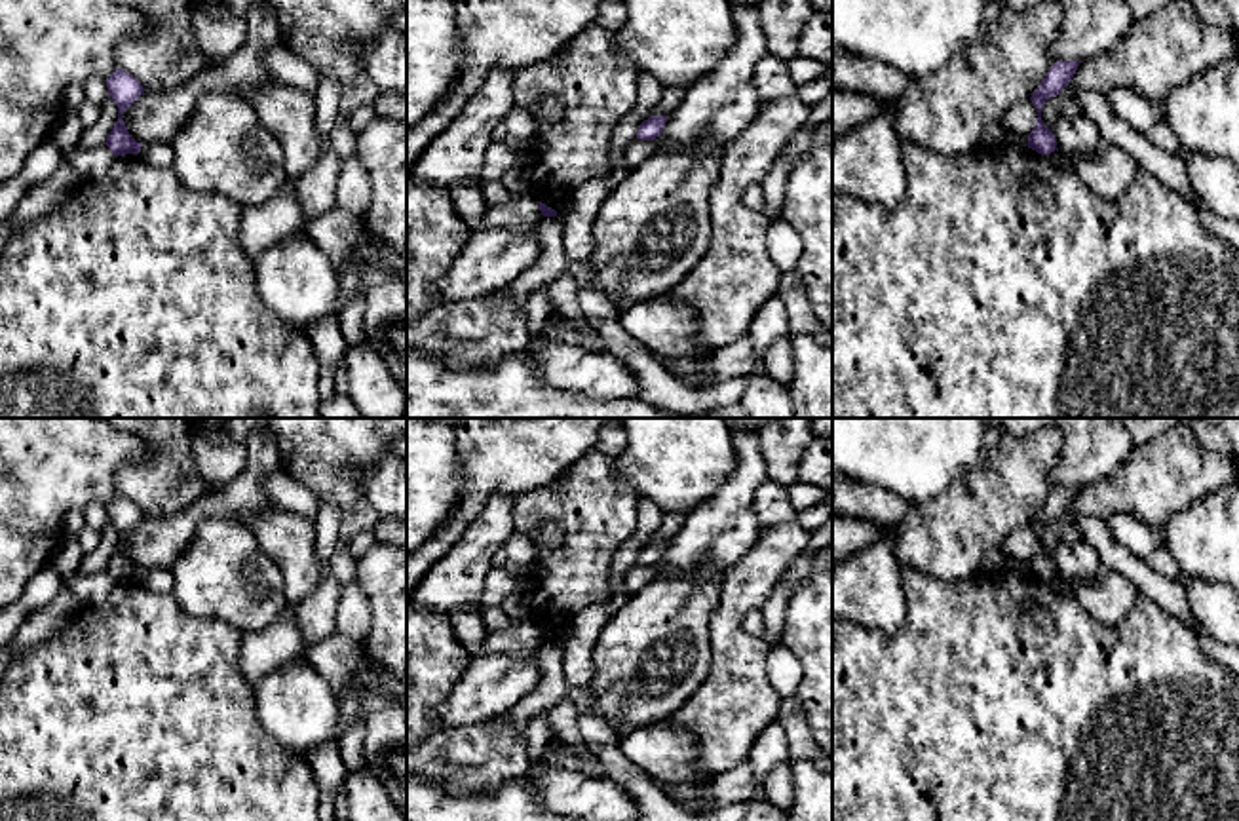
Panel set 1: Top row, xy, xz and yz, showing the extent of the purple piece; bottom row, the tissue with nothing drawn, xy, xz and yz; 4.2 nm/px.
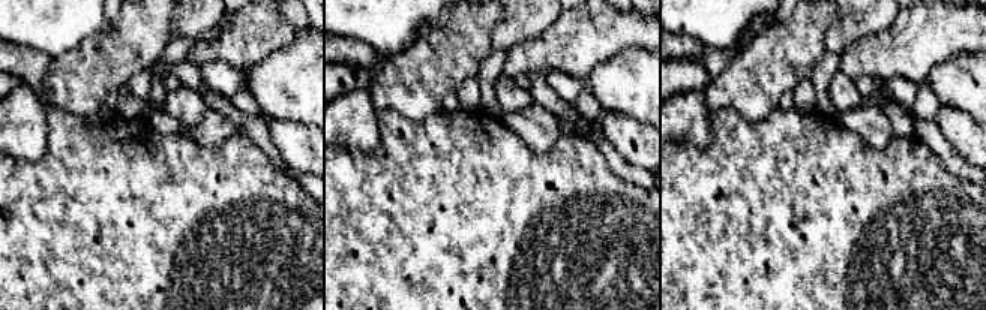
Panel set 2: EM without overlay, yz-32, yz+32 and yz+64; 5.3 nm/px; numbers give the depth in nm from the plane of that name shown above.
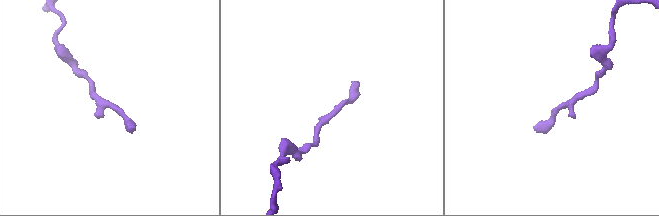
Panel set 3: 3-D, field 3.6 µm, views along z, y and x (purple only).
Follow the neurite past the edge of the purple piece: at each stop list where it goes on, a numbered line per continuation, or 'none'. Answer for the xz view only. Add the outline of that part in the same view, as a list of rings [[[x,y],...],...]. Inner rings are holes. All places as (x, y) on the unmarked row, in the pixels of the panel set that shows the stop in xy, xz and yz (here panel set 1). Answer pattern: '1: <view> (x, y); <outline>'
none

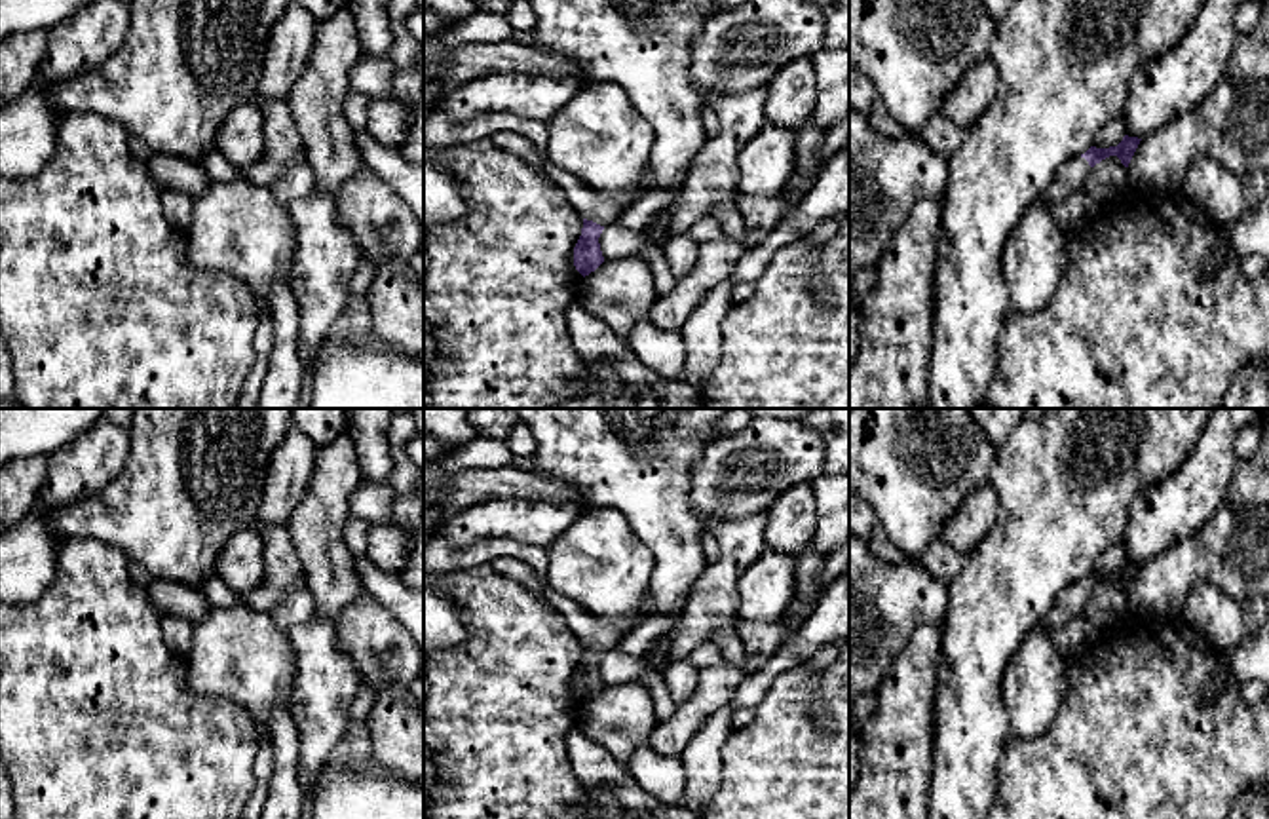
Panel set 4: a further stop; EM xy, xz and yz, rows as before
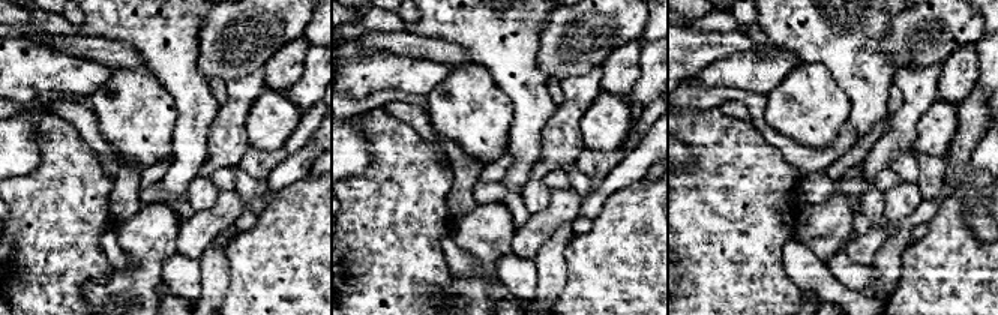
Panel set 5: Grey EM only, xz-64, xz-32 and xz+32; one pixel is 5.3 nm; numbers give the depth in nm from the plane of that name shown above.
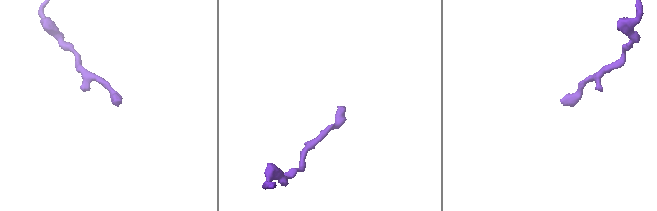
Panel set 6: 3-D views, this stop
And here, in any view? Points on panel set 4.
1: xz (603, 635); [[[545,589],[543,600],[555,608],[570,625],[572,633],[587,646],[593,646],[600,652],[616,648],[644,618],[653,614],[653,599],[648,595],[642,600],[640,616],[636,621],[617,623],[608,619],[597,619],[585,612],[579,604],[568,597]]]

